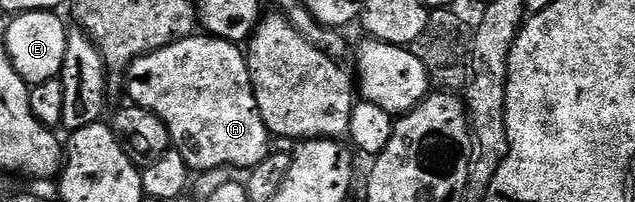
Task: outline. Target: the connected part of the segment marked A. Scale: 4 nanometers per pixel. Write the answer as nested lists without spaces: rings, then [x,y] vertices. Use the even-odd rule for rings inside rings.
[[[193,34],[184,40],[174,41],[170,46],[159,48],[156,52],[148,52],[145,56],[135,57],[135,59],[127,65],[126,71],[128,71],[128,96],[132,99],[129,101],[131,101],[135,107],[150,110],[155,116],[162,118],[162,122],[168,128],[168,133],[170,134],[173,145],[180,151],[182,158],[188,163],[188,167],[193,173],[199,174],[206,170],[214,170],[215,168],[231,168],[233,170],[244,168],[243,170],[251,170],[255,164],[262,162],[268,157],[270,151],[270,145],[268,145],[270,133],[263,122],[262,114],[259,113],[255,95],[252,93],[248,57],[235,43],[216,39],[215,36],[209,34]]]

